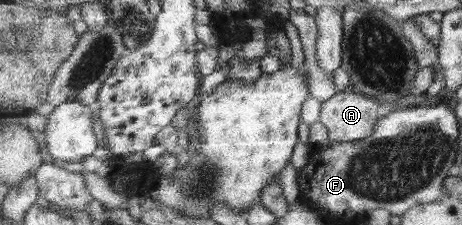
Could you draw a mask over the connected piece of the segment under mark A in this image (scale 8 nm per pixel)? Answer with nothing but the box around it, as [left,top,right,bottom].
[319,89,378,142]

